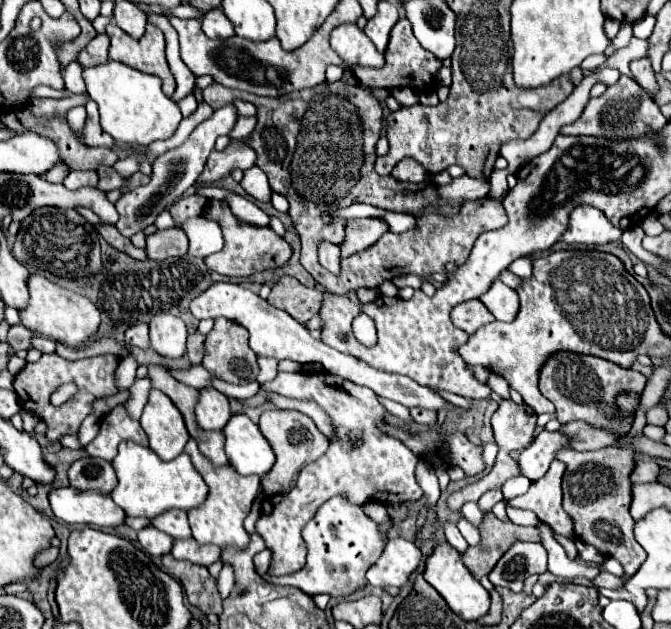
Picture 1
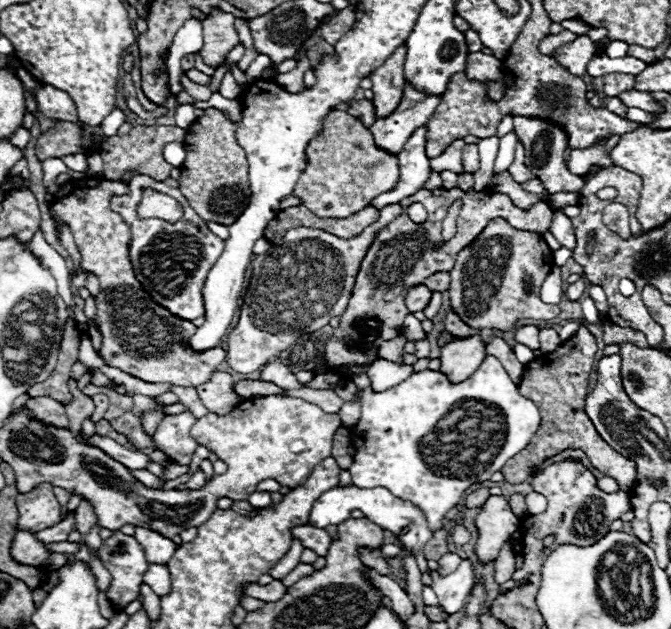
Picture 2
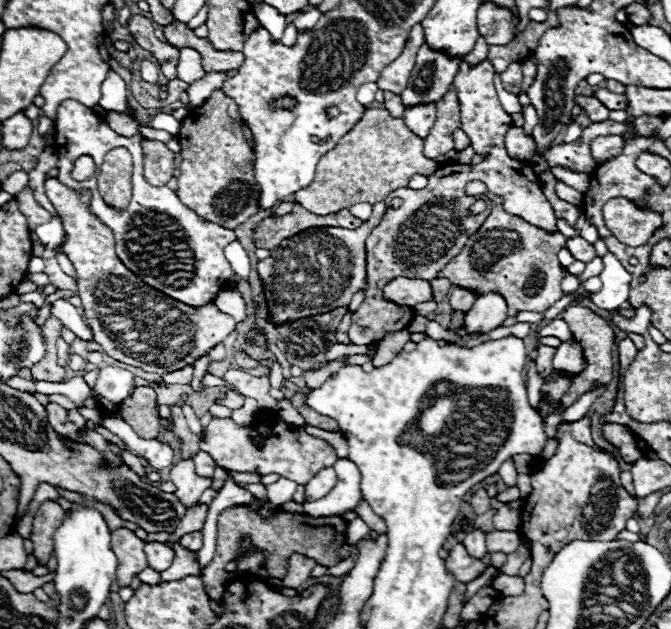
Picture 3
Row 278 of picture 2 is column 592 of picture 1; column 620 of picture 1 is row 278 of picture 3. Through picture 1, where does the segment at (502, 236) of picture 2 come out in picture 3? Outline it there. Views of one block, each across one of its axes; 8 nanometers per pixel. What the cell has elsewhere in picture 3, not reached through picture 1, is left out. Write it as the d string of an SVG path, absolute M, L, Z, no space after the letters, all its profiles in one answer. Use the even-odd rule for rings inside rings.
M490 196L494 200L494 210L492 214L486 218L486 222L482 224L482 228L468 238L464 250L452 258L452 262L438 272L438 276L442 278L450 278L452 284L456 286L464 286L470 290L476 290L478 294L488 294L488 292L498 292L506 298L508 302L508 314L516 314L516 312L544 312L546 308L550 308L554 302L558 302L562 298L562 290L560 290L560 282L566 276L566 270L562 268L560 260L558 260L558 250L566 248L566 236L562 234L546 234L542 228L532 226L530 222L524 222L518 216L512 216L508 212L504 212L500 208L500 198ZM506 230L516 232L518 236L506 236Z

